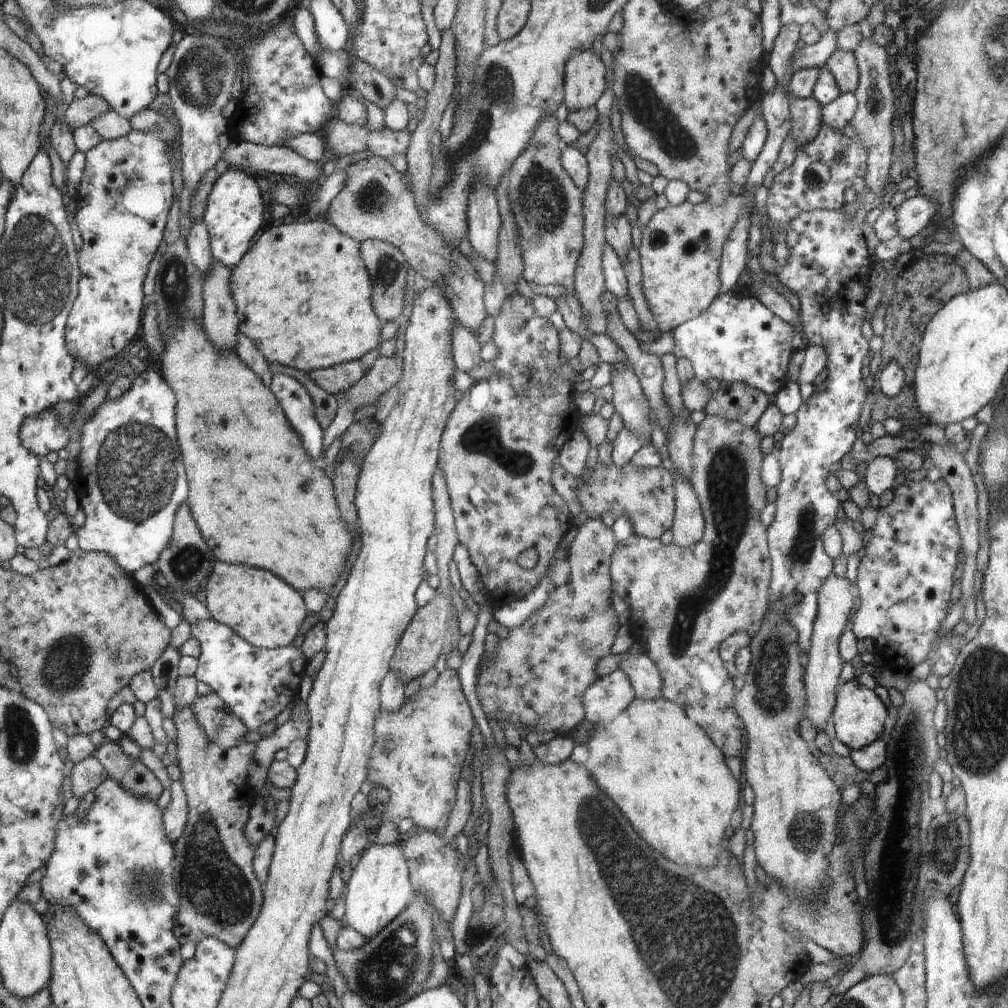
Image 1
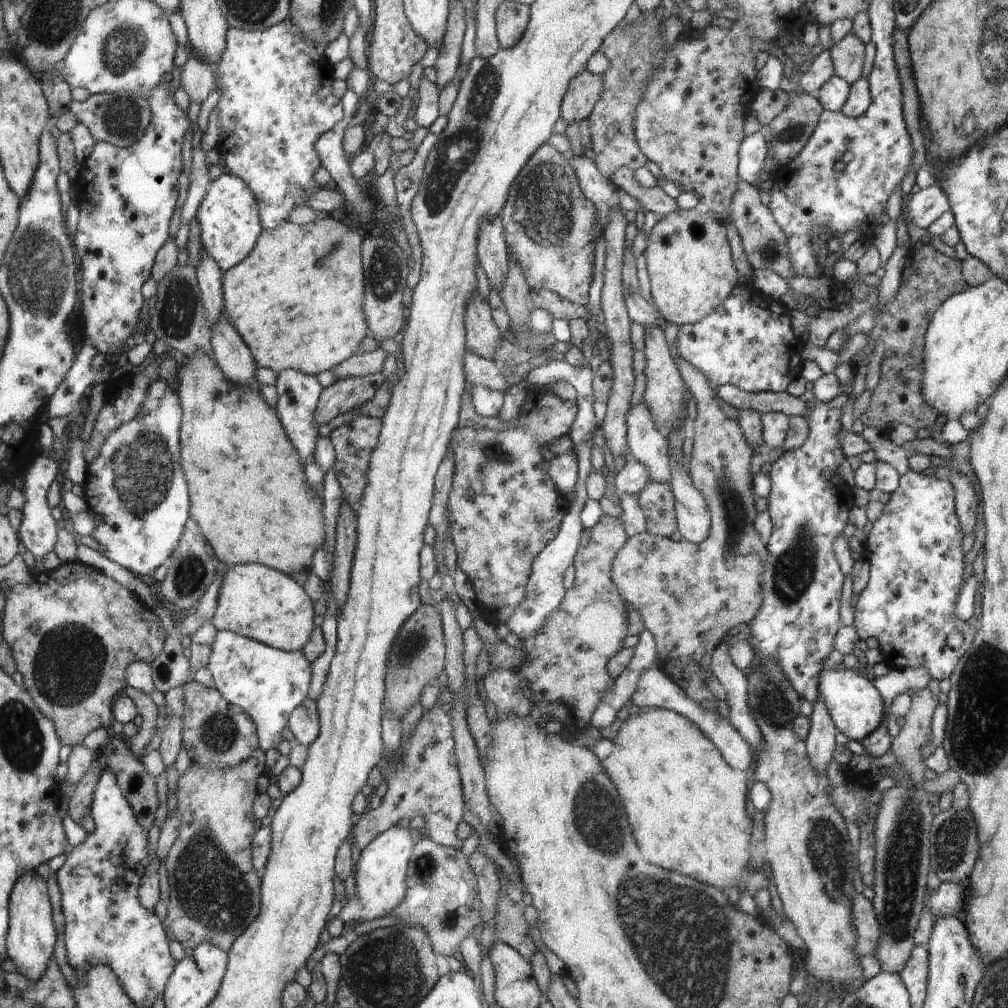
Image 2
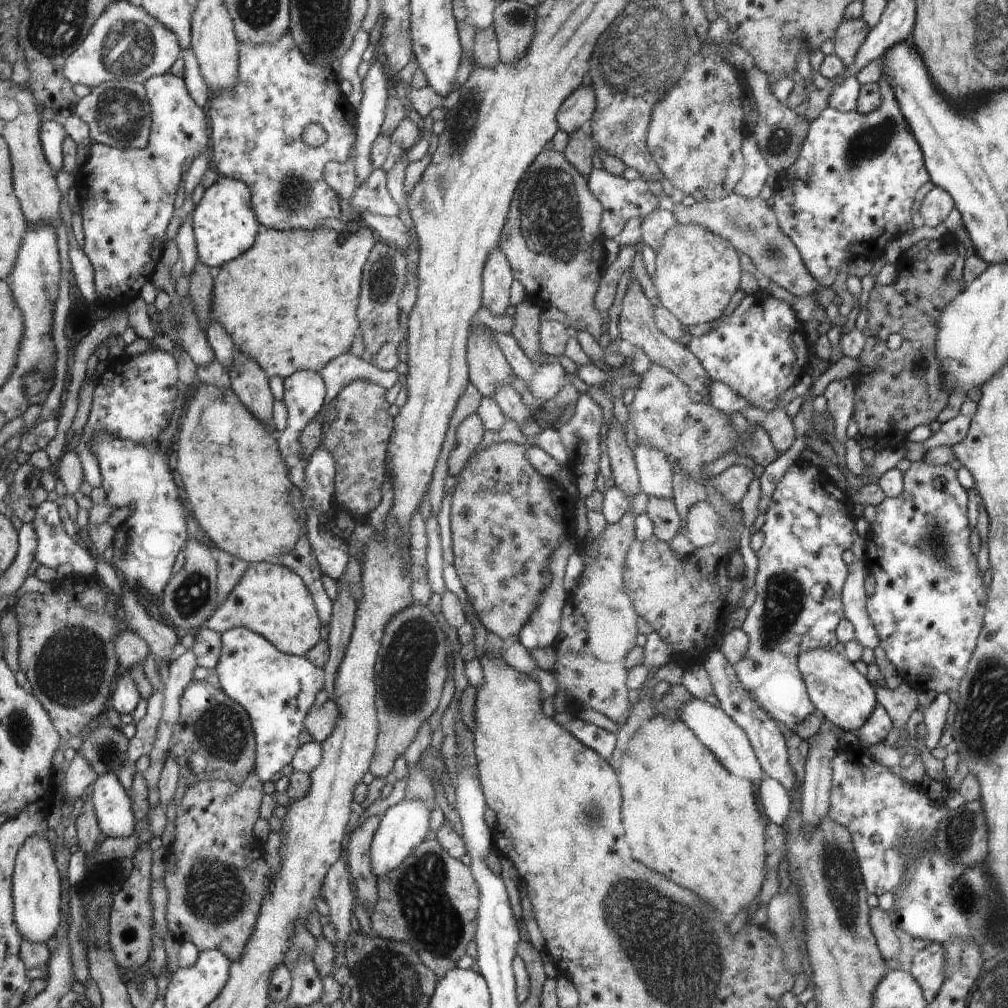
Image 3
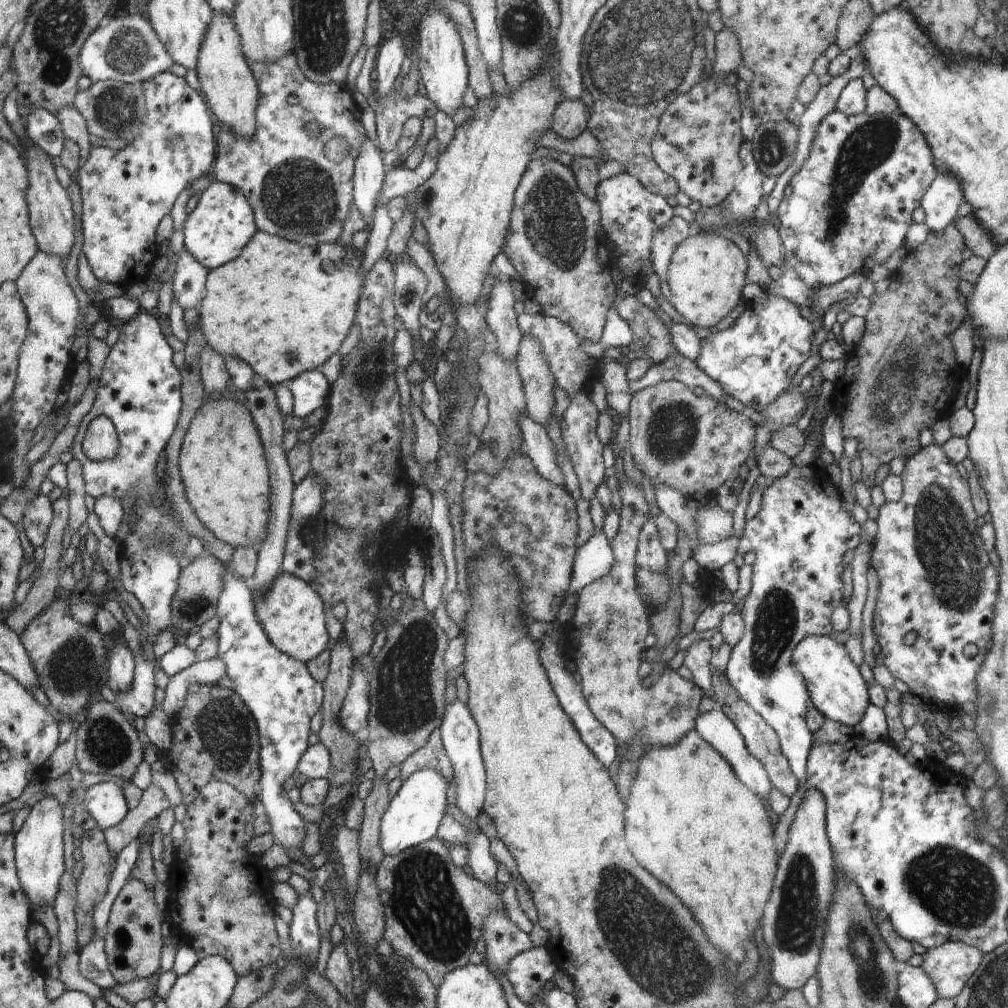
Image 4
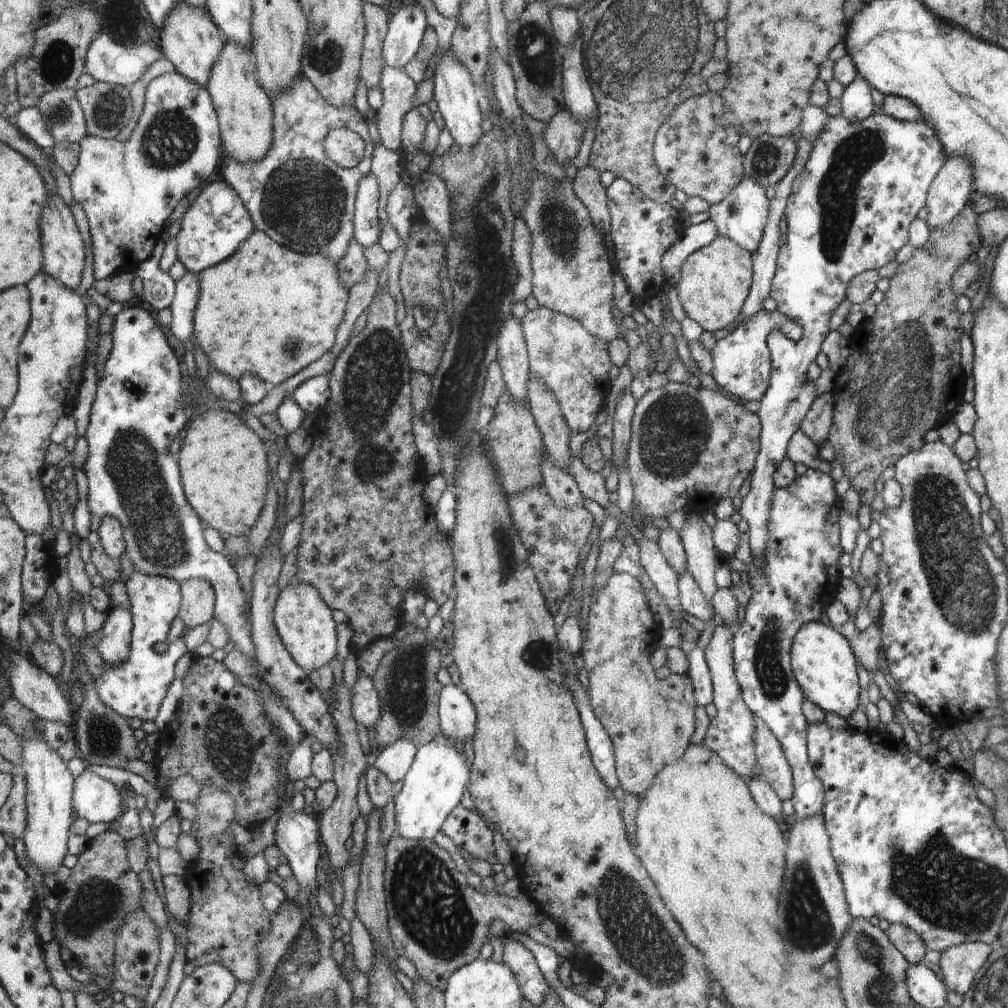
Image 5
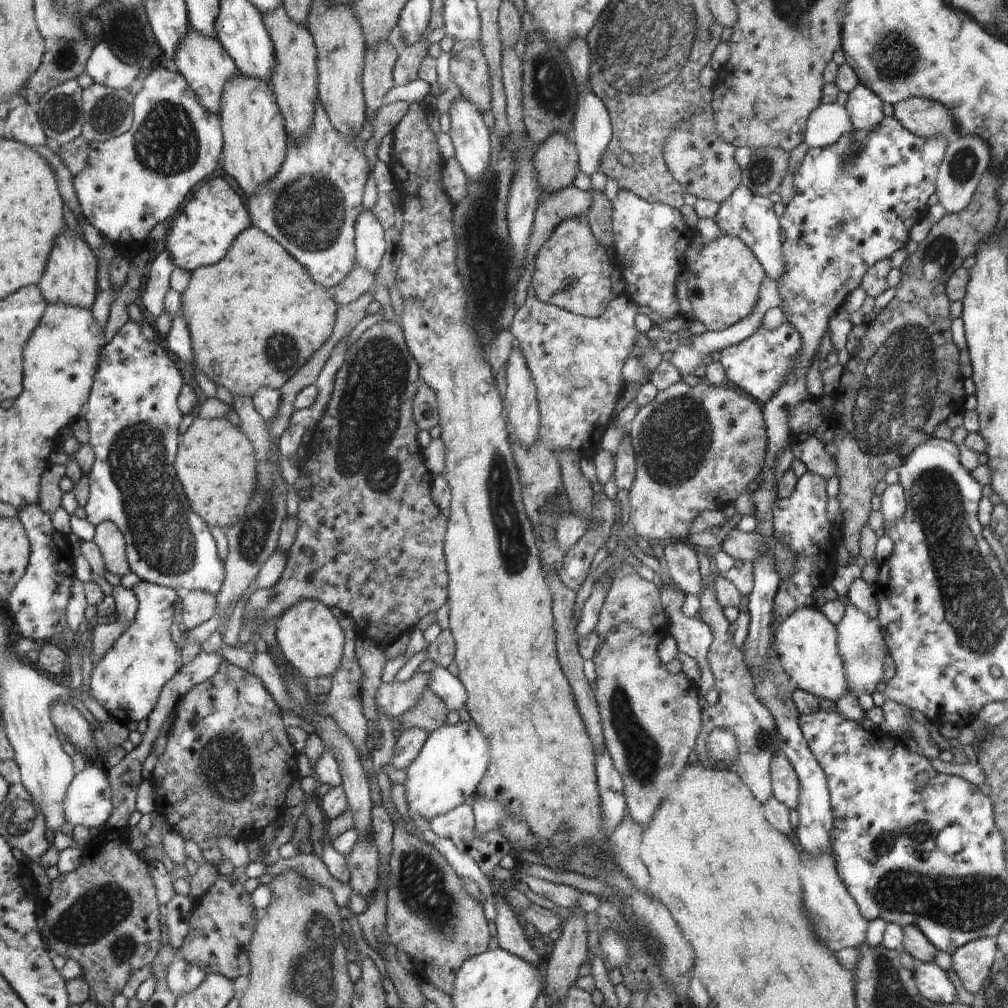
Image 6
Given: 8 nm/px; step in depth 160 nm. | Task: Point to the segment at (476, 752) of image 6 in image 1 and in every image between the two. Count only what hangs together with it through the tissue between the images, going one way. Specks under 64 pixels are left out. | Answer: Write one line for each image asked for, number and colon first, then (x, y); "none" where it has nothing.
1: (379, 889)
2: (381, 868)
3: (402, 829)
4: (413, 816)
5: (431, 790)

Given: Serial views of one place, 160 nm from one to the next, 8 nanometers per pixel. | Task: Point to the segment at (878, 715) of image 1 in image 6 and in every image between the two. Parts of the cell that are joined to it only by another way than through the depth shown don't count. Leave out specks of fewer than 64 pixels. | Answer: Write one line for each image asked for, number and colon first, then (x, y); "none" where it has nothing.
2: (856, 706)
3: (843, 696)
4: (837, 689)
5: (824, 663)
6: (807, 642)

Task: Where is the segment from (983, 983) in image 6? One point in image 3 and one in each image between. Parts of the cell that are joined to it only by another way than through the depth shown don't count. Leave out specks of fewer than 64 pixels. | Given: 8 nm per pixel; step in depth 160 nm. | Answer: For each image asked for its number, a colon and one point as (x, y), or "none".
3: (927, 967)
4: (950, 965)
5: (959, 963)

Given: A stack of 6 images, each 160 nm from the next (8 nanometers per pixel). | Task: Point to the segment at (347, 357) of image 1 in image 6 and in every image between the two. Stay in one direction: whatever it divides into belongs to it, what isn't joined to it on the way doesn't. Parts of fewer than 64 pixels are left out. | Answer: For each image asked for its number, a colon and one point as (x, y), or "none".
2: (297, 300)
3: (291, 302)
4: (251, 309)
5: (267, 310)
6: (257, 316)

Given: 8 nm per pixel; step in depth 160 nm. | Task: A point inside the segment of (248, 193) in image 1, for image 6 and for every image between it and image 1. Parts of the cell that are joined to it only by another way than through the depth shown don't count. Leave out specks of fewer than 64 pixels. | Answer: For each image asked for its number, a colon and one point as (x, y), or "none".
2: (228, 218)
3: (225, 227)
4: (219, 228)
5: (215, 227)
6: (211, 221)

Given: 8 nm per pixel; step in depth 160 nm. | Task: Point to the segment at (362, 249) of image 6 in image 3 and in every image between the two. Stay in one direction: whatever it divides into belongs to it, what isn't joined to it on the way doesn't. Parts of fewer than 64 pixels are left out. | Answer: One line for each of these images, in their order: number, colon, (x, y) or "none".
3: (371, 109)
4: (369, 174)
5: (366, 222)

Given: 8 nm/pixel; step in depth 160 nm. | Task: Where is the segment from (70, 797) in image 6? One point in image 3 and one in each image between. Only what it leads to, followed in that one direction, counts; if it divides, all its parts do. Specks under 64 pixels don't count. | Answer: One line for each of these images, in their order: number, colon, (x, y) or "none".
3: (113, 806)
4: (105, 801)
5: (96, 800)

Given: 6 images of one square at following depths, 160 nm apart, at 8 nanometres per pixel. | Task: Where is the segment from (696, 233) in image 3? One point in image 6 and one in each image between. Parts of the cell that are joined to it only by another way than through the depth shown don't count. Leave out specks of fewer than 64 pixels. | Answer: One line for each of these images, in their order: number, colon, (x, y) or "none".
4: (706, 274)
5: (714, 282)
6: (723, 286)

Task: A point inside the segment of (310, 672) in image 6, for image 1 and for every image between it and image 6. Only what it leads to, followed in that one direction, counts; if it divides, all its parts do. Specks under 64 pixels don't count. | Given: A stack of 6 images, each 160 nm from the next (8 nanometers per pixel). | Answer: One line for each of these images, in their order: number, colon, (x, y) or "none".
1: (258, 605)
2: (258, 602)
3: (270, 599)
4: (292, 613)
5: (303, 619)

